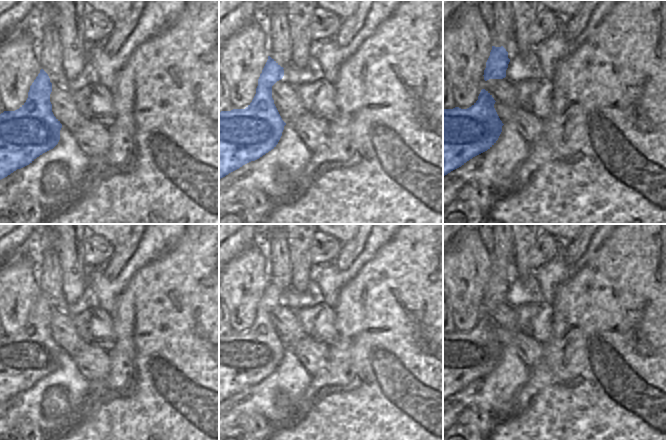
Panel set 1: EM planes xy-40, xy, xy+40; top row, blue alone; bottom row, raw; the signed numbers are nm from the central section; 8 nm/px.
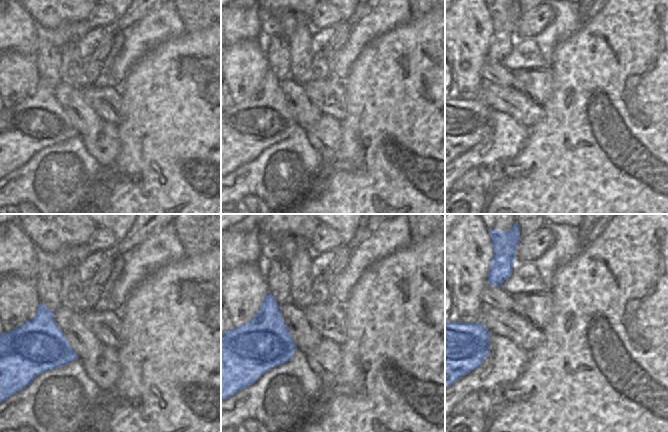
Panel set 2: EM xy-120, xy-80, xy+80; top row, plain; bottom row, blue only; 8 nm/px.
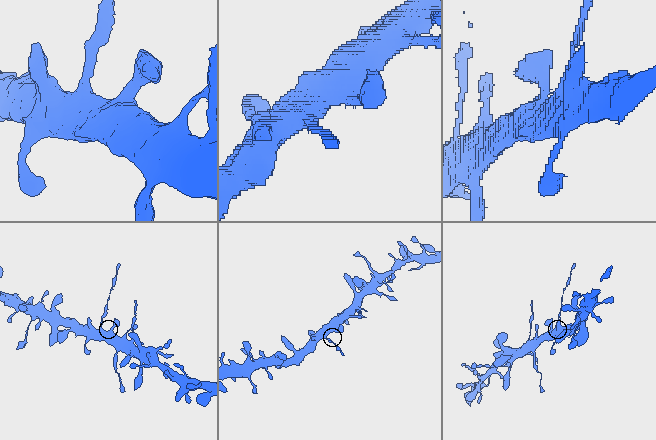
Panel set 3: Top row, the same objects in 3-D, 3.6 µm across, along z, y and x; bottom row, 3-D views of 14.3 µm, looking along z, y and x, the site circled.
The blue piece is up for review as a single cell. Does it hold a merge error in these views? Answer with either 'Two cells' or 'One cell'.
Two cells

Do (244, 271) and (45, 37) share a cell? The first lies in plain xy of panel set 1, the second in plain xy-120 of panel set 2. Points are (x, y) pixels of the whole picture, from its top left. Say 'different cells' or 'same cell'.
different cells

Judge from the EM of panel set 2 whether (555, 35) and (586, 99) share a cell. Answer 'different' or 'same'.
different

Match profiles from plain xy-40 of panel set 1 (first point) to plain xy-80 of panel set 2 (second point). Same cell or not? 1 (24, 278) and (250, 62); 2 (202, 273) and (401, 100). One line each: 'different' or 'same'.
1: same
2: same

